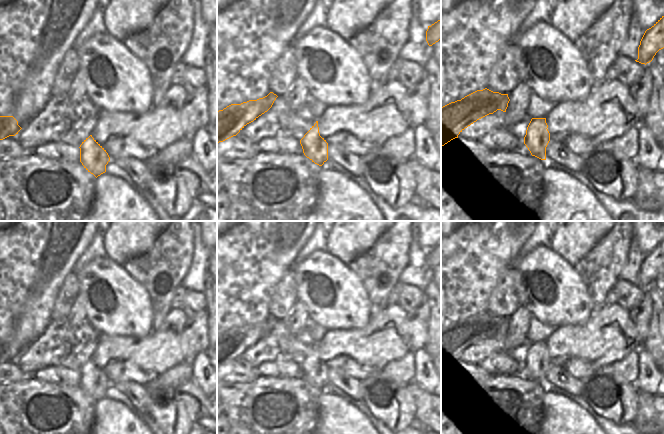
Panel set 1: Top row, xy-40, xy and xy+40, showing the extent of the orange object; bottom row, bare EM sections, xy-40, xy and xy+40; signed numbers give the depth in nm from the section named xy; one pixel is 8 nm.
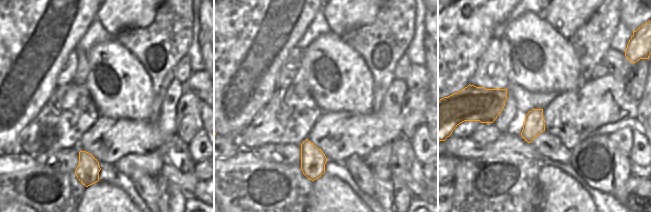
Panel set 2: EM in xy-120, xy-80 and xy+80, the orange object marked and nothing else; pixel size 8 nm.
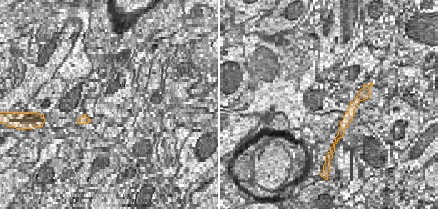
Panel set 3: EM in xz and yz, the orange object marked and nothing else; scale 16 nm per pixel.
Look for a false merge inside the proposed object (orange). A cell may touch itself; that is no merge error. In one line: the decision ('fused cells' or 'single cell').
fused cells

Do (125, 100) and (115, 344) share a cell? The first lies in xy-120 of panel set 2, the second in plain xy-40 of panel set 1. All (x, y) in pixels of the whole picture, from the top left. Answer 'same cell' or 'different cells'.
different cells

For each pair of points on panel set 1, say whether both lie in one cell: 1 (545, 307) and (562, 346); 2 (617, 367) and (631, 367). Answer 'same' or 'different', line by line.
1: different
2: same

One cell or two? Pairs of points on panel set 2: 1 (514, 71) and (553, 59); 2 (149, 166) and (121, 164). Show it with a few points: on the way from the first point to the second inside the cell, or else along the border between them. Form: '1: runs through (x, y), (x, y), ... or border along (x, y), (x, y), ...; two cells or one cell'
1: runs through (524, 65), (529, 60), (543, 60); one cell
2: runs through (142, 164), (128, 164); one cell

